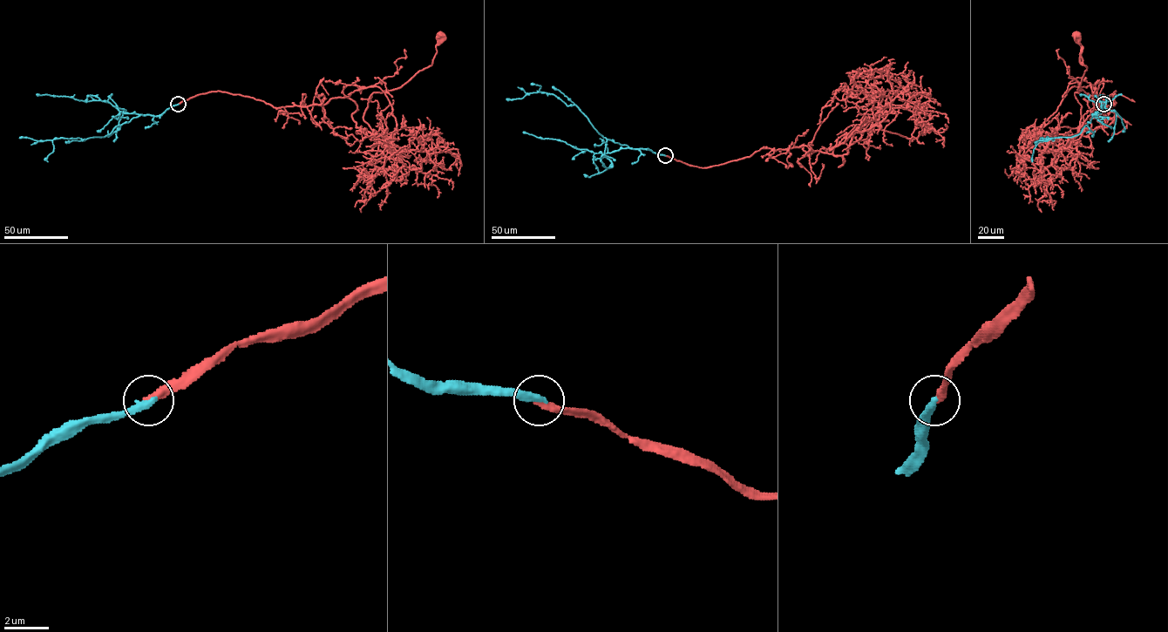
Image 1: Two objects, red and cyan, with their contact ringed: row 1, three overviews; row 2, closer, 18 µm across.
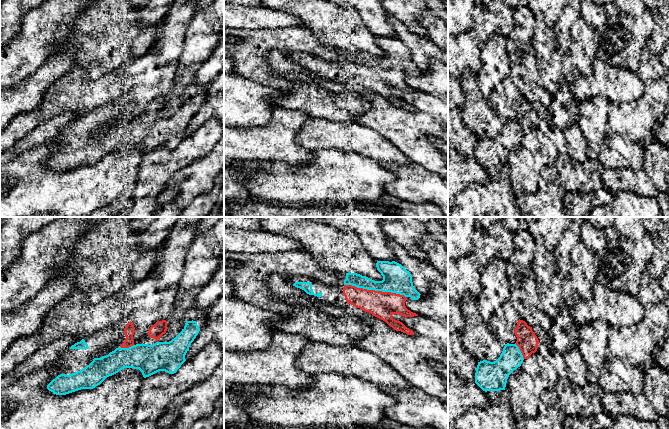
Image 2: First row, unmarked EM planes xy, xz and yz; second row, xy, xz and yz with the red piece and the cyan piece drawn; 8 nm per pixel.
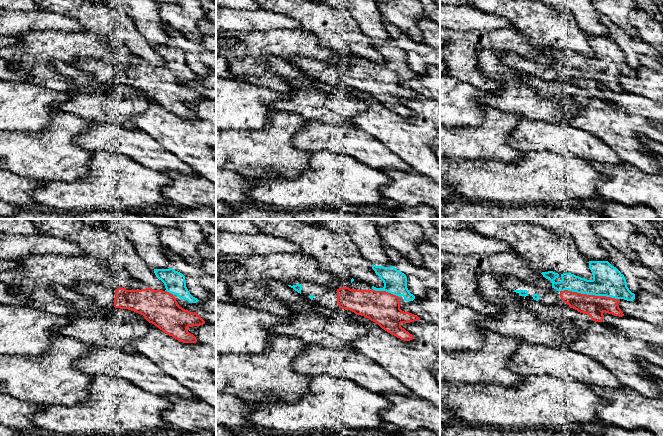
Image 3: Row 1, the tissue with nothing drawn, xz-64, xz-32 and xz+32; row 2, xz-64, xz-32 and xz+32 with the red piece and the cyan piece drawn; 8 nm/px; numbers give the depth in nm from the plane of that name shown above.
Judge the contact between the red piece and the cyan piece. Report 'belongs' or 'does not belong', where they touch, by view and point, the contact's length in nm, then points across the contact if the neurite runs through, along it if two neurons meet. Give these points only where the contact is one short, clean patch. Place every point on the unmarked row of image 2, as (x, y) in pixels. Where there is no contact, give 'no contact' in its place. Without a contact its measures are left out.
belongs | xz (374, 66) | 500 nm

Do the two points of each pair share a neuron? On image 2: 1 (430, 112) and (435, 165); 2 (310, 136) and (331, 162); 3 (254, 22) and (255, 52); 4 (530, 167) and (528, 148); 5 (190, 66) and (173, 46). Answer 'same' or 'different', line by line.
1: same
2: different
3: different
4: same
5: different

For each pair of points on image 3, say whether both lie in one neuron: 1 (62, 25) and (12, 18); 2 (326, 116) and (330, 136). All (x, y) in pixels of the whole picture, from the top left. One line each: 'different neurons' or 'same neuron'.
1: same neuron
2: different neurons

